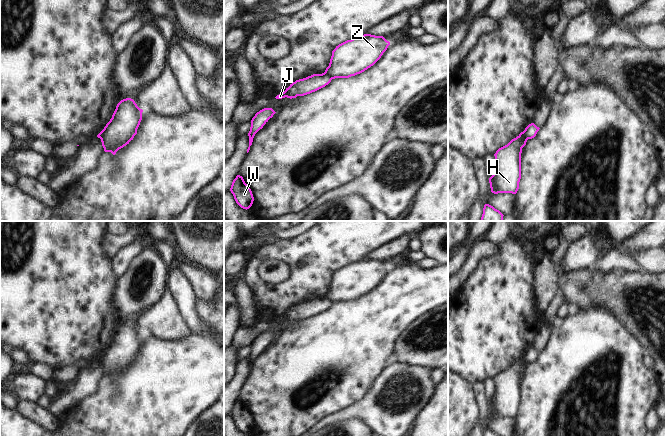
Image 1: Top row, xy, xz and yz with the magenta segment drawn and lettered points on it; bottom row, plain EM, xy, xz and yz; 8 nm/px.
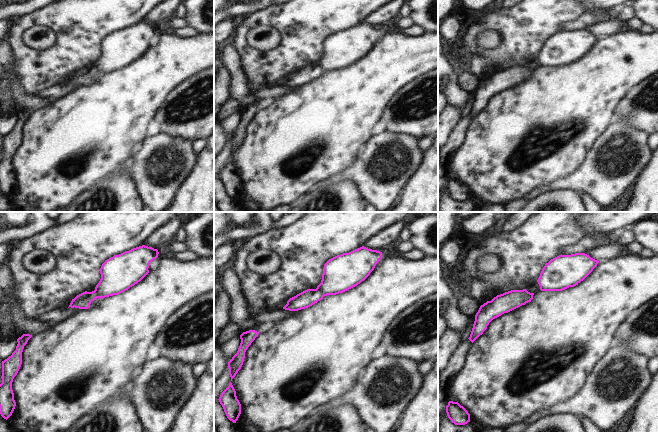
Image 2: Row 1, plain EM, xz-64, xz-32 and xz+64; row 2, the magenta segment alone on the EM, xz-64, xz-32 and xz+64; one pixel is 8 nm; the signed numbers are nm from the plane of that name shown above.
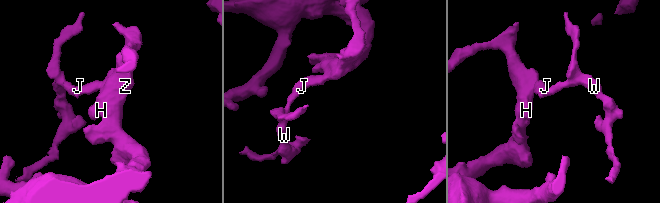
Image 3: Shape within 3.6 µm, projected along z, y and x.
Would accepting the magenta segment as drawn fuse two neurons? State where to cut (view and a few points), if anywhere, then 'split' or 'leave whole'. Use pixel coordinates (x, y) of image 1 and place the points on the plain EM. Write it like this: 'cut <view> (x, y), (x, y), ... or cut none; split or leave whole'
cut yz (524, 354), (524, 360), (527, 363); split

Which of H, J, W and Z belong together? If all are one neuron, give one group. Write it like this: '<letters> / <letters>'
H Z / J W

